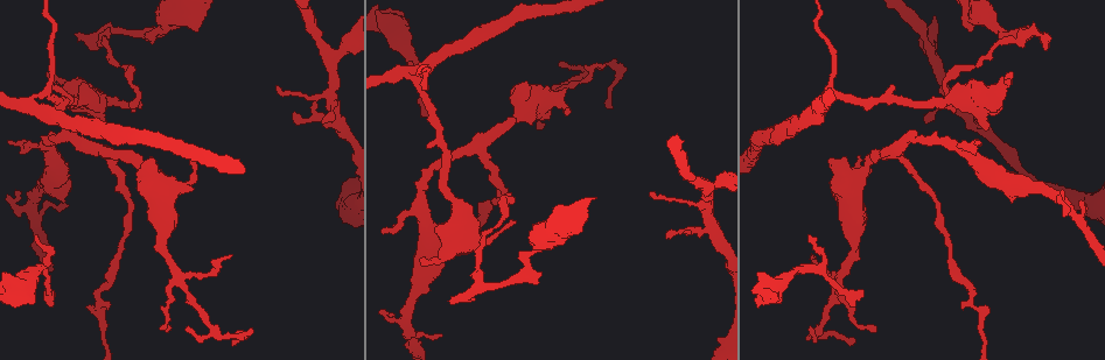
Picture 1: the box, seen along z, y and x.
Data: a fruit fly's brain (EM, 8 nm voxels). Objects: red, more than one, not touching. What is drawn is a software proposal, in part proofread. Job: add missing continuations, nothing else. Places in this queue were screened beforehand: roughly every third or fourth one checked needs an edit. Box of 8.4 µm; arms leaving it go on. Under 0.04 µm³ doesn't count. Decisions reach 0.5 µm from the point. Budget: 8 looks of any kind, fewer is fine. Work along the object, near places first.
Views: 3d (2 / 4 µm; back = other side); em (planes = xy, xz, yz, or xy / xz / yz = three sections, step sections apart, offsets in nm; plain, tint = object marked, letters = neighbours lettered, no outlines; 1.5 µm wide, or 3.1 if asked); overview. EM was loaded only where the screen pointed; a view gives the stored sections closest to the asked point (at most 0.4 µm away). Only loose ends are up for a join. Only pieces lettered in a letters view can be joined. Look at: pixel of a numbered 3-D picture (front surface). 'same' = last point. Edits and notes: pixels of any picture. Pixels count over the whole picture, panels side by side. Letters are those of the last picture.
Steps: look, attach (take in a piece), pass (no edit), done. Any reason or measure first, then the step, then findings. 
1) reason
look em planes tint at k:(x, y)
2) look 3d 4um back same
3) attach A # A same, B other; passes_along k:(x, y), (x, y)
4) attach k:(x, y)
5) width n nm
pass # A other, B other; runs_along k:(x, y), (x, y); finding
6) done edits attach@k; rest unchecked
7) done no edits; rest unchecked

free end
look em planes tint at 1:(808, 235)

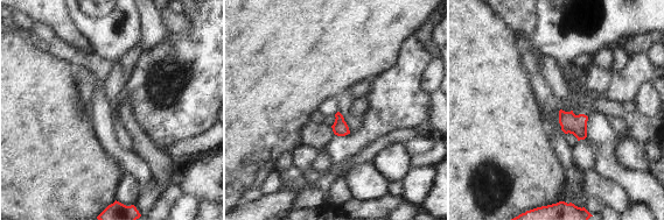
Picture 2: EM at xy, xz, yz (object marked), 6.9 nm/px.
what lies round it
look em planes letters same

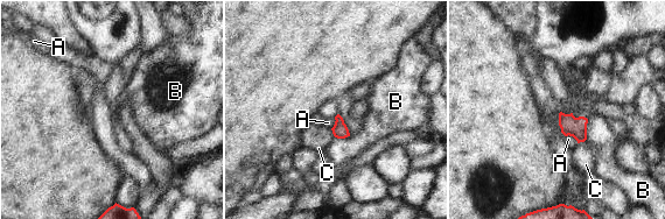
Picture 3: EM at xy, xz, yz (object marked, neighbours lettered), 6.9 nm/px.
pass # A other, B other, C other; border 3:(565, 135), (571, 135), (578, 142); no lettered piece goes on from it

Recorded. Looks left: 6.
tapers out
look em yz step 4 tint at 1:(862, 295)

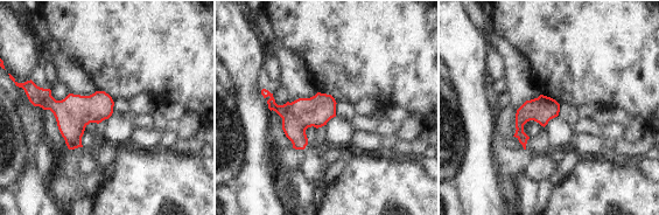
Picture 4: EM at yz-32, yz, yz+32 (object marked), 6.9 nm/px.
look em planes letters same

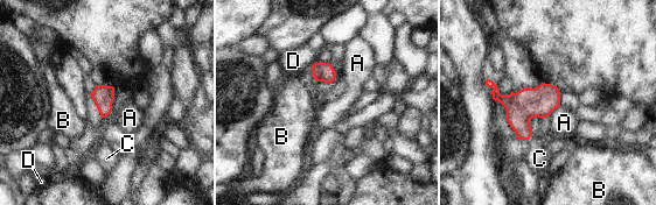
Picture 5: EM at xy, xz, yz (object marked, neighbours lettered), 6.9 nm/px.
attach C # A other, B other, C same, D other; the neuron continues

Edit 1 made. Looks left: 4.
look overview

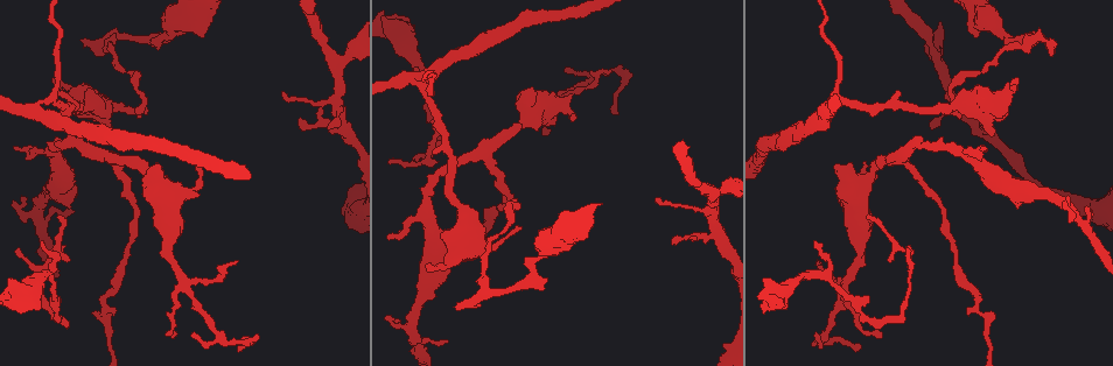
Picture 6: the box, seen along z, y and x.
an open end
look 3d 4um at 6:(976, 37)

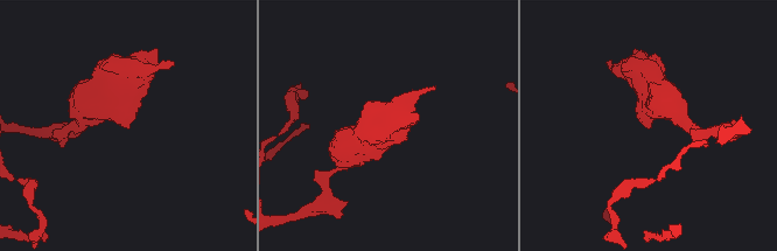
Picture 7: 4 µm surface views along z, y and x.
now the EM
look em planes letters at 7:(129, 127)

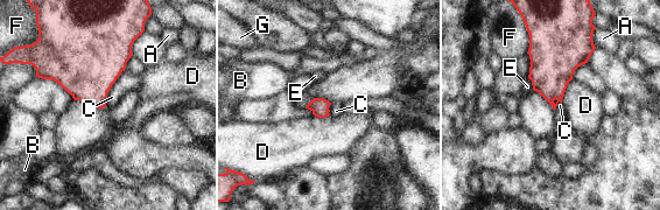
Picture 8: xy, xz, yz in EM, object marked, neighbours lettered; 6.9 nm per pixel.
longest_contact D 180 nm
pass # A other, B other, C other, D other, E other, F other, G other; no lettered piece goes on from it

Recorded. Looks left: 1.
done edits attach@5; rest unchecked

